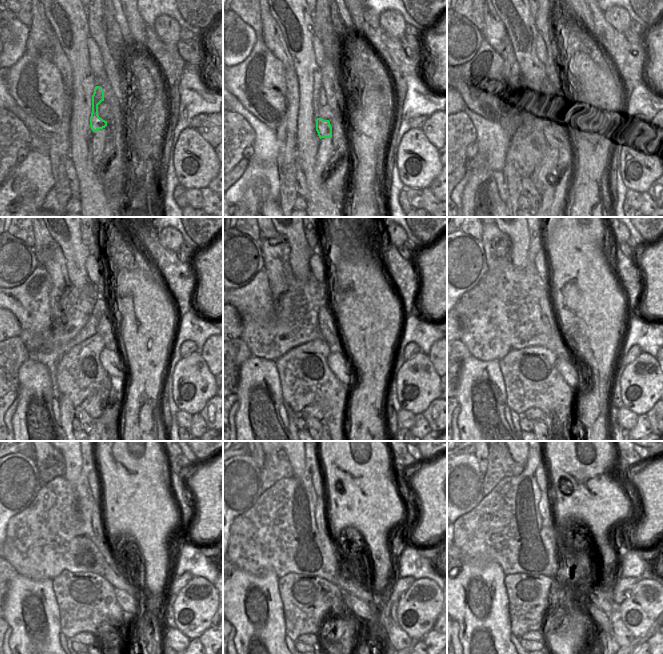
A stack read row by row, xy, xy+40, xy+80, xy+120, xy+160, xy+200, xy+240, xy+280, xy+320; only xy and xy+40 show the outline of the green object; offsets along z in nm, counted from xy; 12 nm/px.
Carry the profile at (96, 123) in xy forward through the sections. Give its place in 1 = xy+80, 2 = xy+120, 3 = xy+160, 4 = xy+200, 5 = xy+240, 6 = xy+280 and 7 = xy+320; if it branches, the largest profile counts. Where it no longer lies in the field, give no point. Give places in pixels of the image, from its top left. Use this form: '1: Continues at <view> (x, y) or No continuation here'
1: Continues at xy+80 (556, 137)
2: Continues at xy+120 (111, 361)
3: Continues at xy+160 (338, 364)
4: Continues at xy+200 (575, 379)
5: Continues at xy+240 (131, 607)
6: Continues at xy+280 (375, 617)
7: Continues at xy+320 (602, 621).

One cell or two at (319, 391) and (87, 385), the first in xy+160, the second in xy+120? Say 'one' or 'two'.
one

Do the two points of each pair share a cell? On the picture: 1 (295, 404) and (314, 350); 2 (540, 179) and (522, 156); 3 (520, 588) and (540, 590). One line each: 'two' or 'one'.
1: one
2: two
3: one

